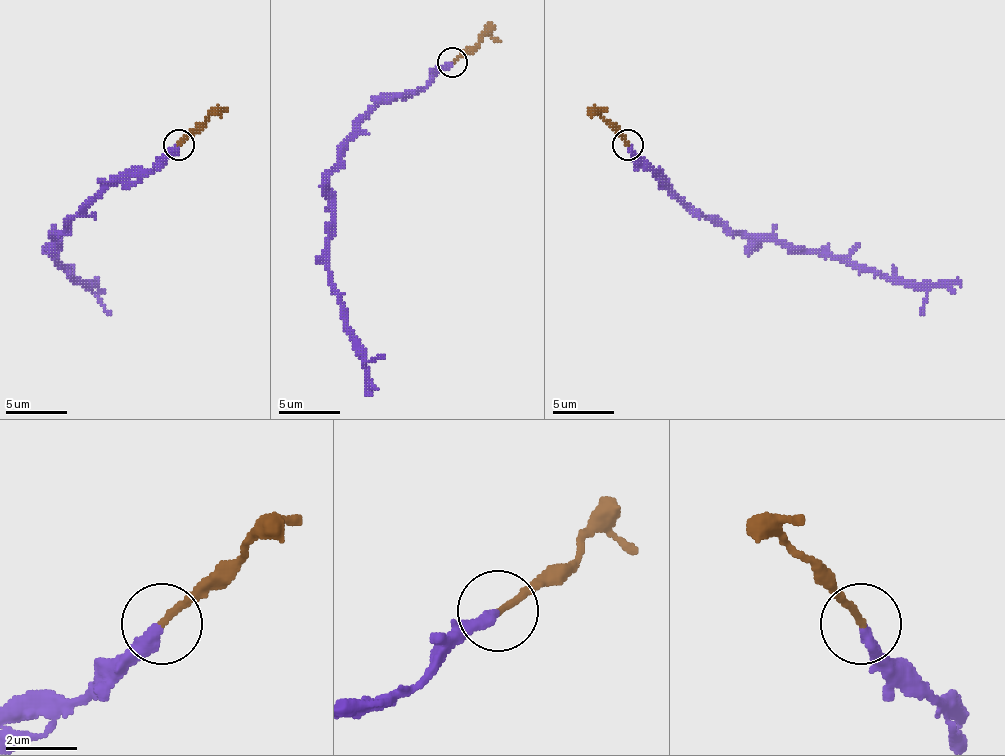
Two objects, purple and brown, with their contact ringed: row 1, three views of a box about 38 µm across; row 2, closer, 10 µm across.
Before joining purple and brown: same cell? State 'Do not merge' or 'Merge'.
Merge

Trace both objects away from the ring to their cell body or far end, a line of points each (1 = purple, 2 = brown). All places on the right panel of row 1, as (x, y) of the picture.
1: (628, 145), (693, 210), (742, 237), (773, 237), (794, 246), (843, 256), (902, 280), (936, 283), (960, 280)
2: (628, 145), (601, 114), (604, 108), (607, 111)

